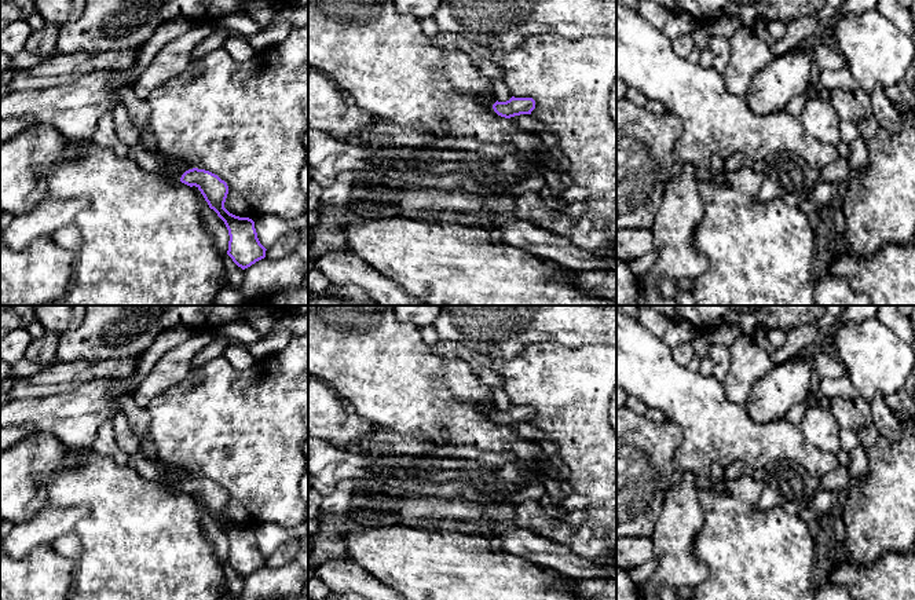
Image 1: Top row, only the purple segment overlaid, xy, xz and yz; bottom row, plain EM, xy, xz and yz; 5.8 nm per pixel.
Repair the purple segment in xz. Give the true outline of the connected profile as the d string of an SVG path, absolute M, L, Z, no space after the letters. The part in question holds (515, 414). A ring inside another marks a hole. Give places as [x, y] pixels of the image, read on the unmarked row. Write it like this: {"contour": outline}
{"contour": "M512 405L506 410L495 410L493 413L494 420L505 427L510 427L520 422L531 422L535 417L535 409L532 406L515 406Z"}

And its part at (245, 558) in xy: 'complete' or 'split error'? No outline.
split error

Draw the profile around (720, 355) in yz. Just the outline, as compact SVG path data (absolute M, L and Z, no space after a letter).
M711 344L709 348L709 356L714 363L711 376L715 377L718 381L724 383L731 366L729 347L721 344Z

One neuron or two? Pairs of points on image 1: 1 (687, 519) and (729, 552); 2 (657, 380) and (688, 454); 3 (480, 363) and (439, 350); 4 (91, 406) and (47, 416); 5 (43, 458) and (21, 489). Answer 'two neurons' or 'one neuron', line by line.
1: two neurons
2: one neuron
3: one neuron
4: one neuron
5: one neuron

